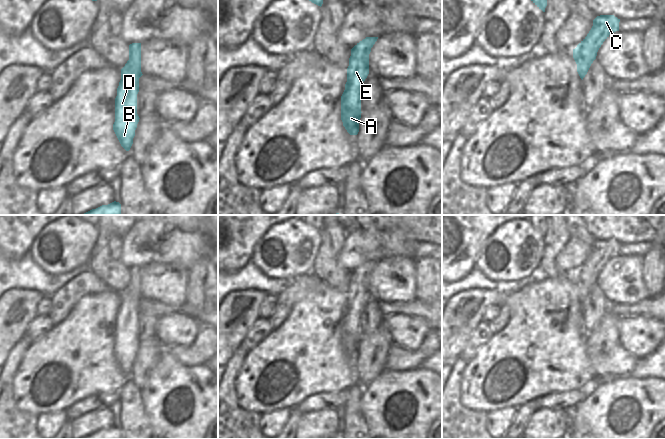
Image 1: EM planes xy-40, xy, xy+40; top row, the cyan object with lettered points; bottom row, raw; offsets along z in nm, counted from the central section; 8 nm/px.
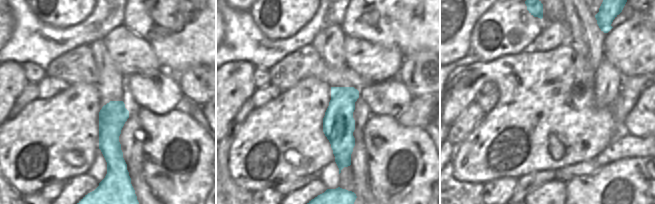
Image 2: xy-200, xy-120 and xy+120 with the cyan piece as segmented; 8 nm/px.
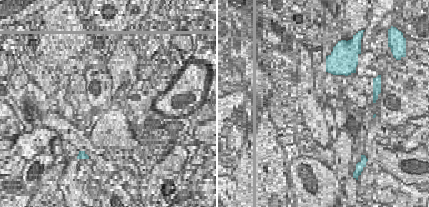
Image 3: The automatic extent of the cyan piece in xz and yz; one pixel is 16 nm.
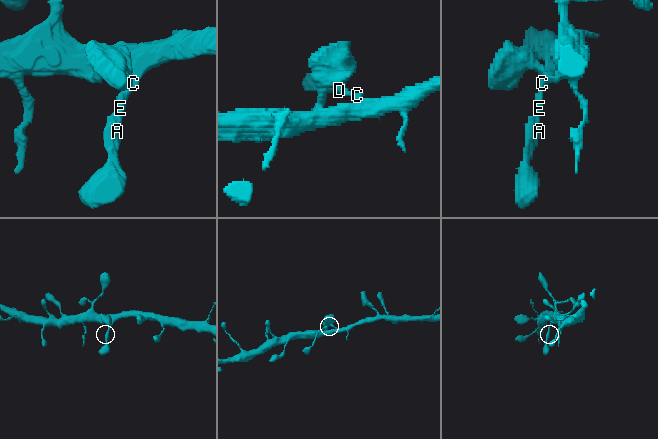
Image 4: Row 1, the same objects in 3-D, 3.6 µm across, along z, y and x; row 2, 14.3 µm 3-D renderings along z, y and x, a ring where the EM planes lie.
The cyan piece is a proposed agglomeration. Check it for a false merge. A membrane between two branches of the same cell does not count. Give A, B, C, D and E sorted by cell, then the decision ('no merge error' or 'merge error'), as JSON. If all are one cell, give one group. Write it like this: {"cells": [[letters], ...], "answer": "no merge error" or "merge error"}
{"cells": [["A", "B", "C", "D", "E"]], "answer": "no merge error"}

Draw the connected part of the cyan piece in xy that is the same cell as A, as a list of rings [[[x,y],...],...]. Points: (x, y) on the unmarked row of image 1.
[[[366,261],[351,273],[347,306],[341,320],[341,344],[350,359],[359,356],[361,312],[369,298],[369,278],[378,261]]]

